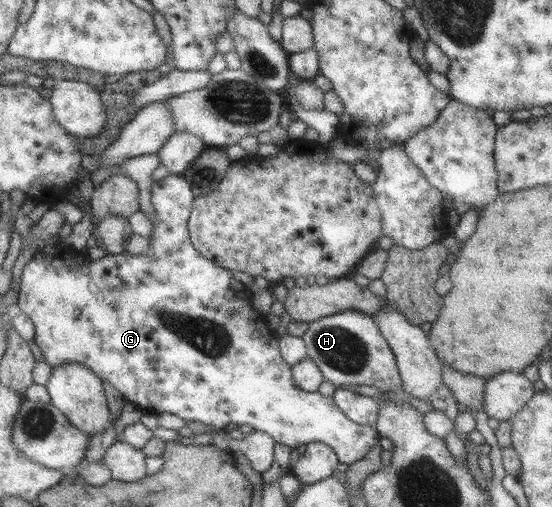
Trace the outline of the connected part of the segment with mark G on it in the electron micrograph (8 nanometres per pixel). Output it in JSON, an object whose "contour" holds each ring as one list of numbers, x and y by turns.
{"contour":[[167,175,151,185,151,203,153,204,154,217,153,232,150,235,149,250,143,255,105,254,100,260,83,259,83,265,72,265,69,253,61,253,61,244,55,246,44,246,39,248,31,259,27,261,22,269,18,298,16,304,34,325,34,336,32,340,39,347,43,354,43,362,49,367,57,367,64,363,80,363,88,367,101,382,107,381,115,388,129,403,132,403,143,412,153,413,170,413,176,415,185,421,199,421,205,425,211,425,217,429,224,428,228,423,234,423,237,426,250,425,254,430,268,433,275,442,284,443,291,449,305,445,312,441,320,441,328,445,337,456,341,463,350,464,359,461,369,450,380,435,376,429,370,425,359,425,353,423,346,415,333,403,329,396,319,394,319,392,303,392,293,386,292,374,289,365,287,365,280,356,278,350,278,337,267,328,265,316,255,312,252,306,253,293,249,287,243,283,231,278,231,271,223,269,218,265,203,257,191,245,186,223,190,216,190,209,194,200,194,195,189,183,185,182,181,175]]}

